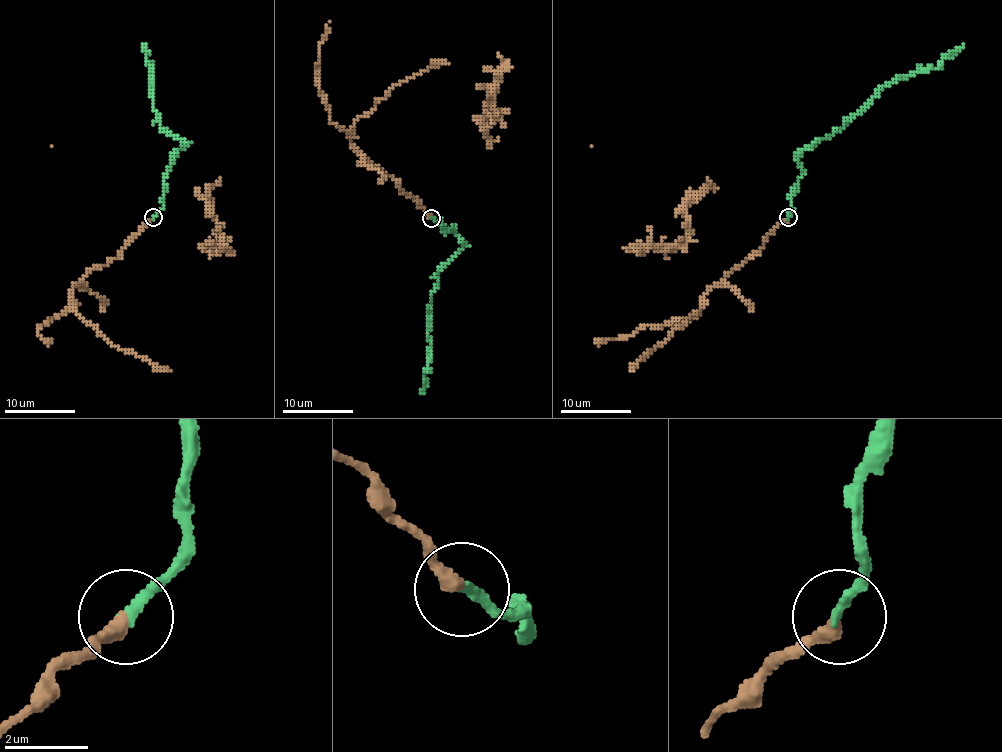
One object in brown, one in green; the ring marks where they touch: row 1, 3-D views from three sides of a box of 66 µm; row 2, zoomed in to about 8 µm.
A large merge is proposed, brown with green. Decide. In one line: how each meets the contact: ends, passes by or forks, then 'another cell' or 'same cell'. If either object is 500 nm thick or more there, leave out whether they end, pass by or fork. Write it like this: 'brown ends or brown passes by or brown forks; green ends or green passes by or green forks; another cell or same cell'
brown ends; green ends; same cell

